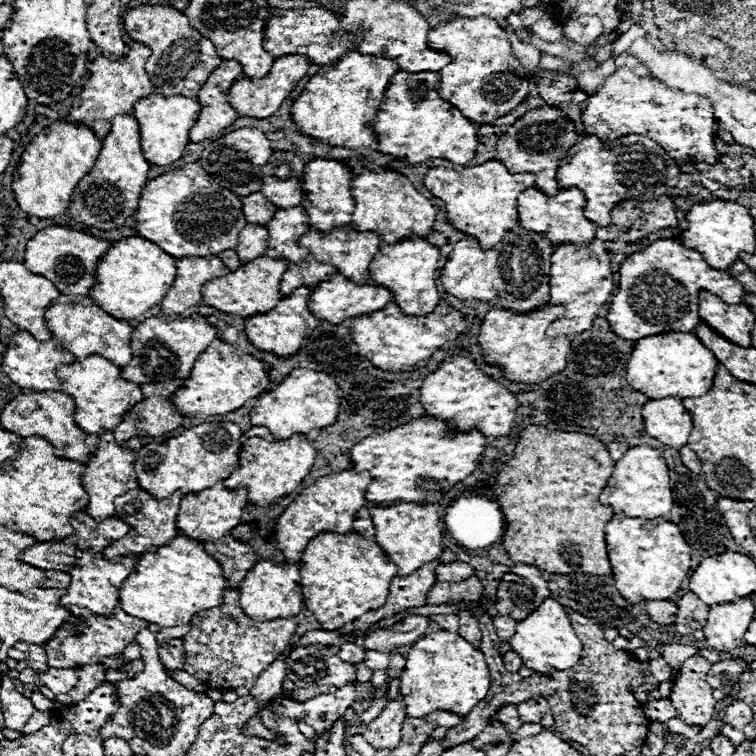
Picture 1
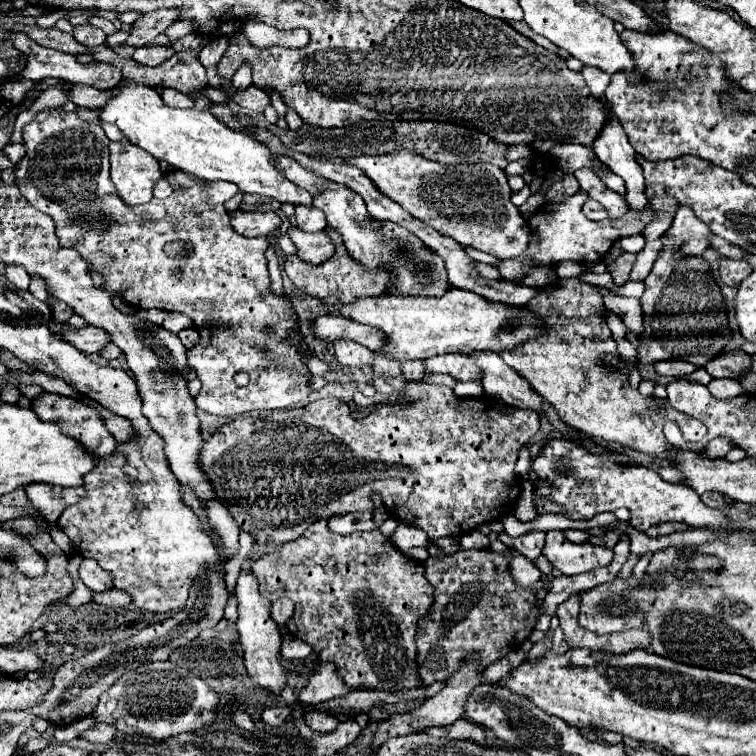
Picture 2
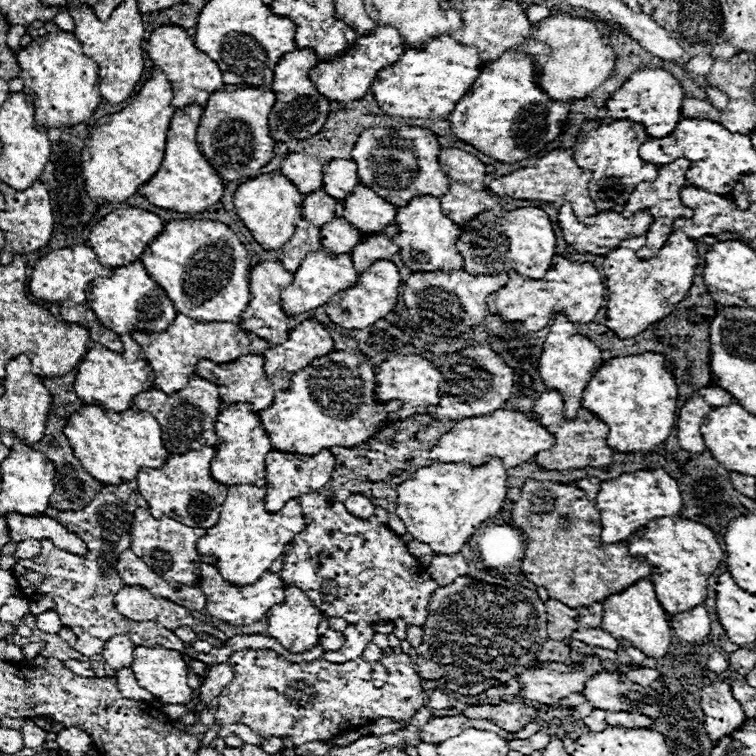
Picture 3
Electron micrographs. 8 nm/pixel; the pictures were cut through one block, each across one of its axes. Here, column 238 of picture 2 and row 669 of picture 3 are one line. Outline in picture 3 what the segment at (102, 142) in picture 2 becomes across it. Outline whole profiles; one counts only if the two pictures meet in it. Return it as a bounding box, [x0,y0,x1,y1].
[214,650,426,746]

